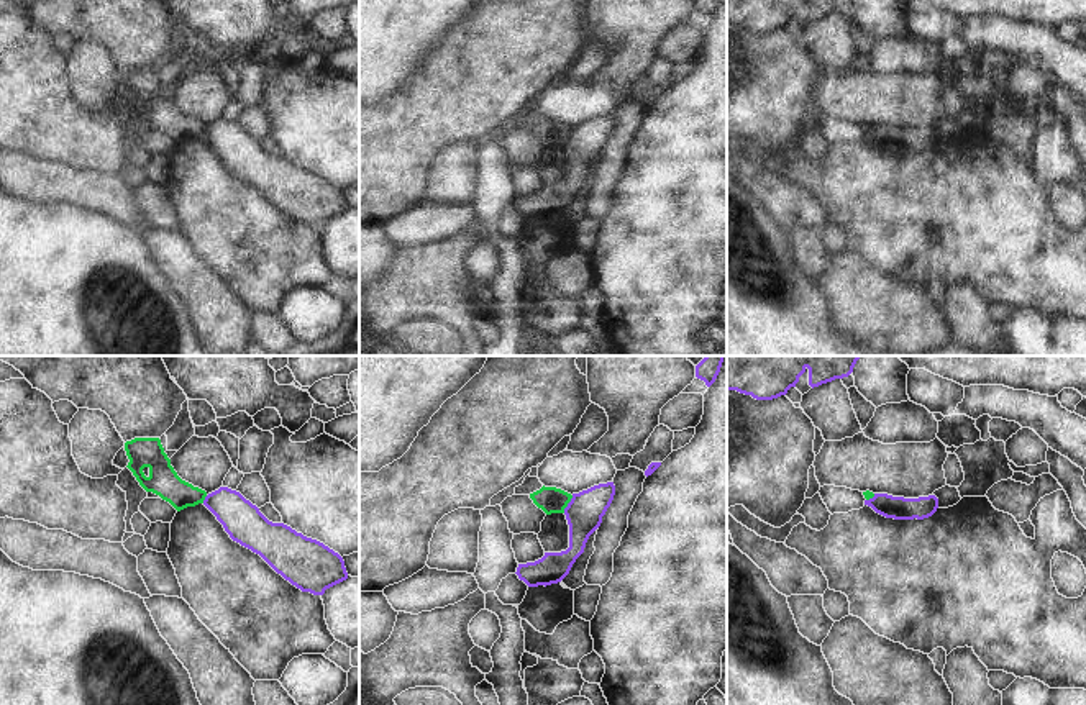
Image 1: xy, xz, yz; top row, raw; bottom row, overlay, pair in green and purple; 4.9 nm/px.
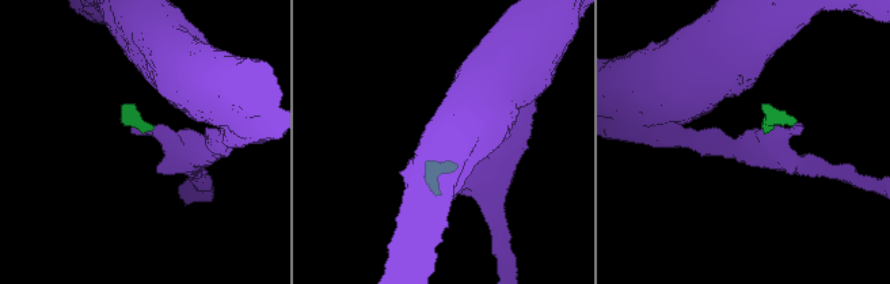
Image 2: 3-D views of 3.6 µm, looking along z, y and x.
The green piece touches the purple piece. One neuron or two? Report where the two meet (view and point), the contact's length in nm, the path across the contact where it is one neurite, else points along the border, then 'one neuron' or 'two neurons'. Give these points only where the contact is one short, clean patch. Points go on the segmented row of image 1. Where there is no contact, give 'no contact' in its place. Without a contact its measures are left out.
meets green in xz at (568, 502); contact 100 nm long; border along xz (573, 495), (563, 512); two neurons

